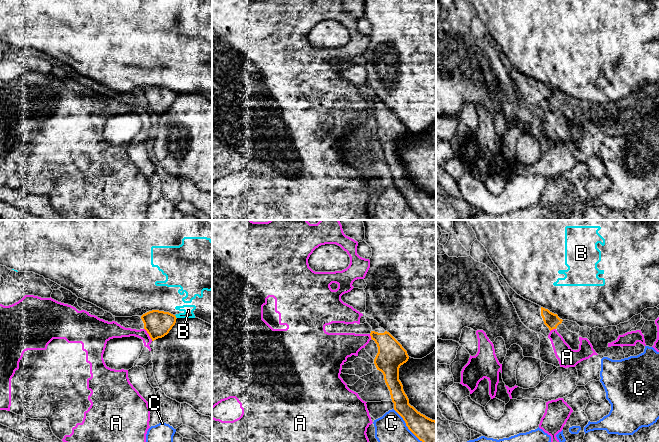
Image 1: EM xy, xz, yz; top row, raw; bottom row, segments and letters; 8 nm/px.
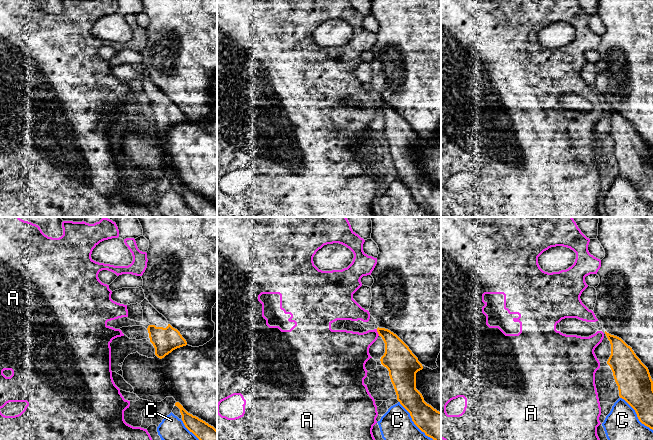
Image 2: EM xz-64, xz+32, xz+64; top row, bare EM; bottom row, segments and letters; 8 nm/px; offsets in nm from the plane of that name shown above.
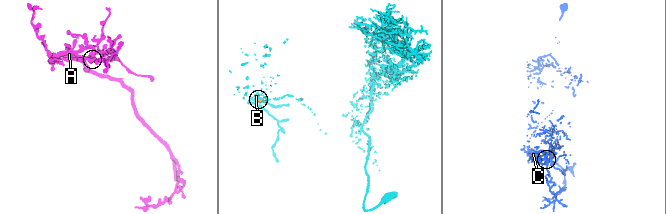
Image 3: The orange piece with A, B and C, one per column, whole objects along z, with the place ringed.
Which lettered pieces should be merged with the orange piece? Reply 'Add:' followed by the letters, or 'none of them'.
Add: none of them

